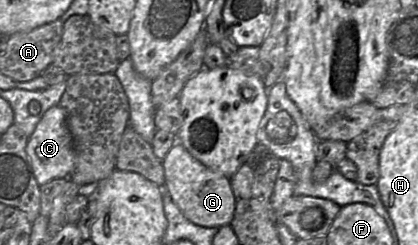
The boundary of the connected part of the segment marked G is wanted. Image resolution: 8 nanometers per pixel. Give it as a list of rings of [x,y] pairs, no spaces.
[[[180,142],[174,144],[162,161],[166,189],[189,221],[203,227],[230,225],[235,215],[235,197],[230,178],[206,167]]]

